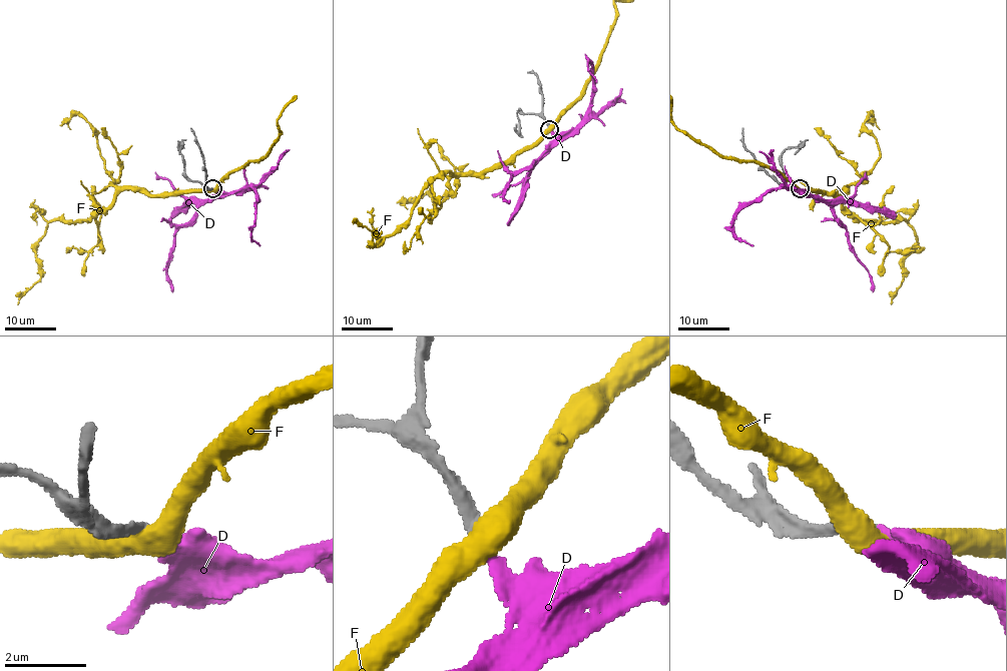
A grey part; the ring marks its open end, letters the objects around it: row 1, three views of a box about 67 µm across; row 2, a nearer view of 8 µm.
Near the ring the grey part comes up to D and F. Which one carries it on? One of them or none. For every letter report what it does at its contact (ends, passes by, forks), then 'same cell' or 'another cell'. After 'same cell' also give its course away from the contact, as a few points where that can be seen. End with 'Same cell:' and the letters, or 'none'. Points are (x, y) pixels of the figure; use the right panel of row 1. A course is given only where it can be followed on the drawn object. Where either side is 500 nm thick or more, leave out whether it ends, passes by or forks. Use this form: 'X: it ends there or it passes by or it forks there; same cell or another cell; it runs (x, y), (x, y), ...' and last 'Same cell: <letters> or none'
D: it ends there; same cell; it runs (800, 189), (819, 195), (831, 205), (833, 214), (847, 232), (850, 249), (868, 271), (873, 291)
F: another cell
Same cell: D

